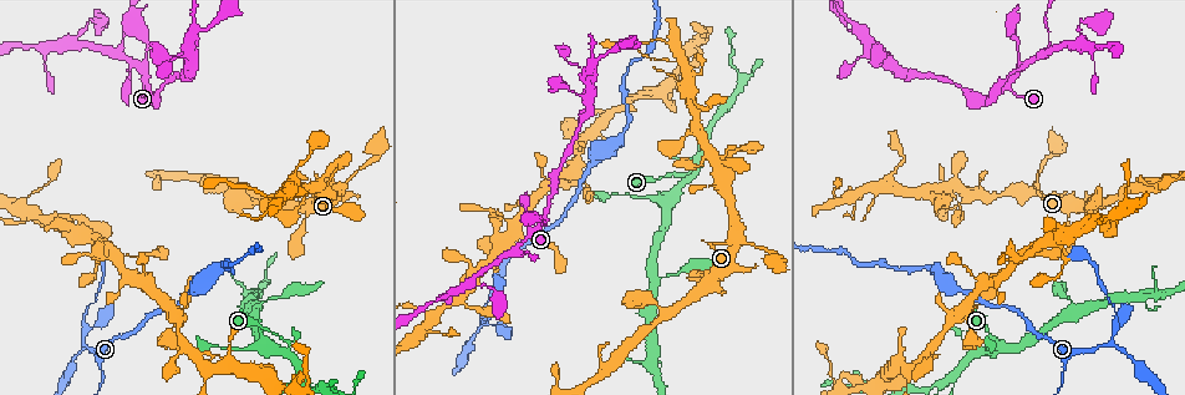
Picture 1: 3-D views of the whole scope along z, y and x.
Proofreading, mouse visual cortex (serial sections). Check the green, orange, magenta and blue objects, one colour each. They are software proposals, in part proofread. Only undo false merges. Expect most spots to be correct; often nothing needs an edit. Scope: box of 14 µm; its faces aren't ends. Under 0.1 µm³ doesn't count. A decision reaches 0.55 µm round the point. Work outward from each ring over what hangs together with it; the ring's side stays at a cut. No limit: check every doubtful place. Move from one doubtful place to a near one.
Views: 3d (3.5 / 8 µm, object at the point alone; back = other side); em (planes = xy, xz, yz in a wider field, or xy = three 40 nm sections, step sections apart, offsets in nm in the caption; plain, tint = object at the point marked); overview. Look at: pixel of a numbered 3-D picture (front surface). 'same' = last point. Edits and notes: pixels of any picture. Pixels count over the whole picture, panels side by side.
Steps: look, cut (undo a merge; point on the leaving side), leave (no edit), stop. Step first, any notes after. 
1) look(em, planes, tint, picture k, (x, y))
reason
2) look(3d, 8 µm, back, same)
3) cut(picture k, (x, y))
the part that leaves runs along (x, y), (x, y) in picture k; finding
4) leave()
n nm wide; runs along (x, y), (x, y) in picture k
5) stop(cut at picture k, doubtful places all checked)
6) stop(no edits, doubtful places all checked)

look(3d, 3.5 µm, picture 1, (973, 352))
sharp bend

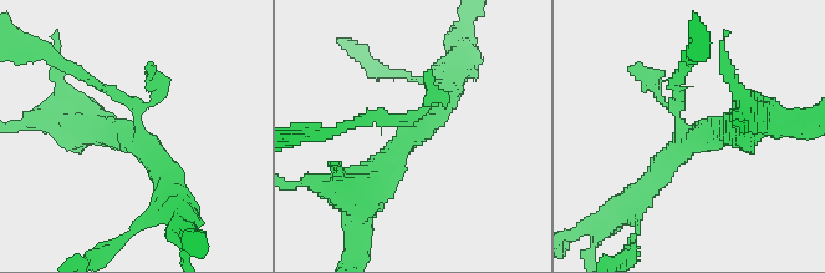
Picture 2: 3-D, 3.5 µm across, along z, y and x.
look(em, xy, step 3, tint, picture 2, (683, 129))

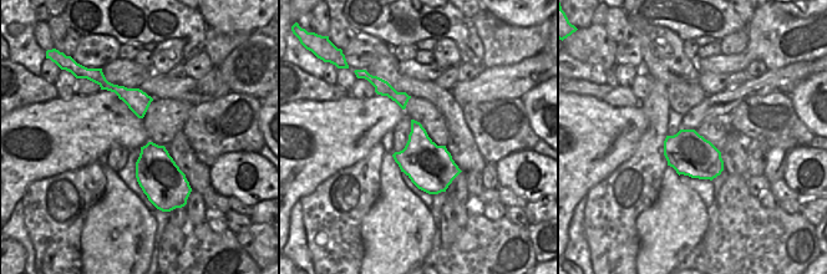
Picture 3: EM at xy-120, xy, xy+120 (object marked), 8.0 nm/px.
leave()
runs along (680, 76), (677, 114), (692, 137), (747, 122) in picture 2; one cell here

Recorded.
look(3d, 3.5 µm, picture 1, (1118, 326))

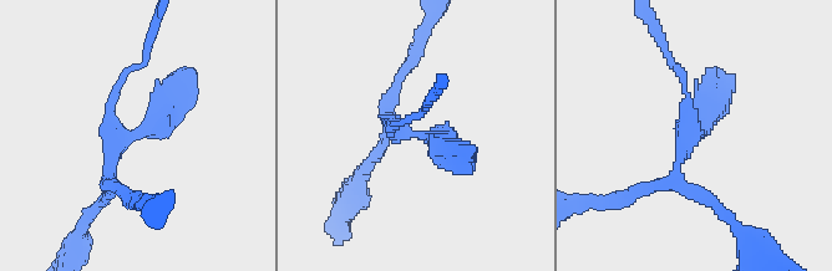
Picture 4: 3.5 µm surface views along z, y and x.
look(em, xy, step 5, tint, picture 4, (694, 131))

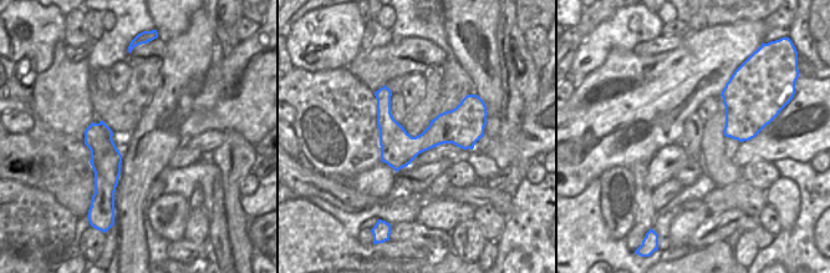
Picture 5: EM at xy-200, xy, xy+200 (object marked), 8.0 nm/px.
leave()
runs along (378, 94), (406, 141), (480, 122) in picture 5; continuous, no second cell

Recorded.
look(3d, 3.5 µm, picture 1, (537, 228))

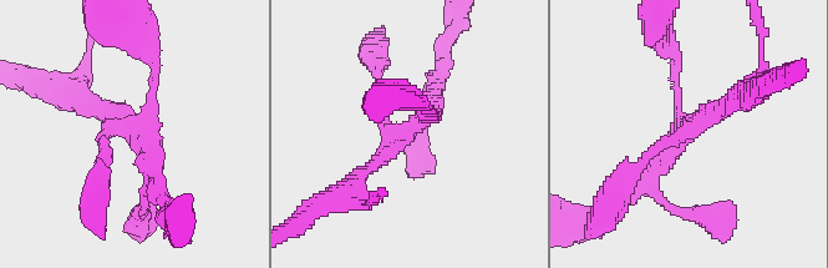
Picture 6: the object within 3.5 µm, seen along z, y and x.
look(em, xy, step 3, tint, picture 6, (416, 124))

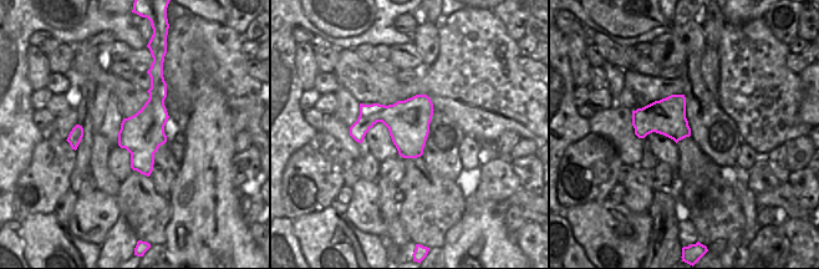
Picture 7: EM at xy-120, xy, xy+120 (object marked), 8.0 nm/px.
leave()
runs along (665, 203), (649, 188), (659, 166), (732, 100) in picture 6; all the same cell

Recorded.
look(3d, 3.5 µm, picture 1, (117, 52))
thin neck

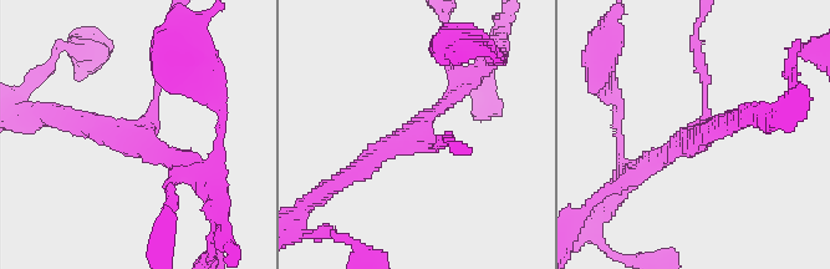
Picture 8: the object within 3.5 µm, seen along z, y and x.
look(em, planes, tint, picture 8, (692, 138))
3 arms; arms of 100, 200, 250 nm

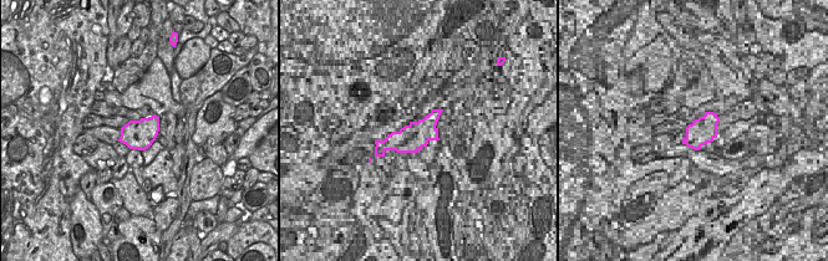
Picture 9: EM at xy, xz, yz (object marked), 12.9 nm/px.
leave()
runs along (468, 77), (407, 142), (354, 173) in picture 8; one cell here

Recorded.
stop(no edits, doubtful places all checked)

